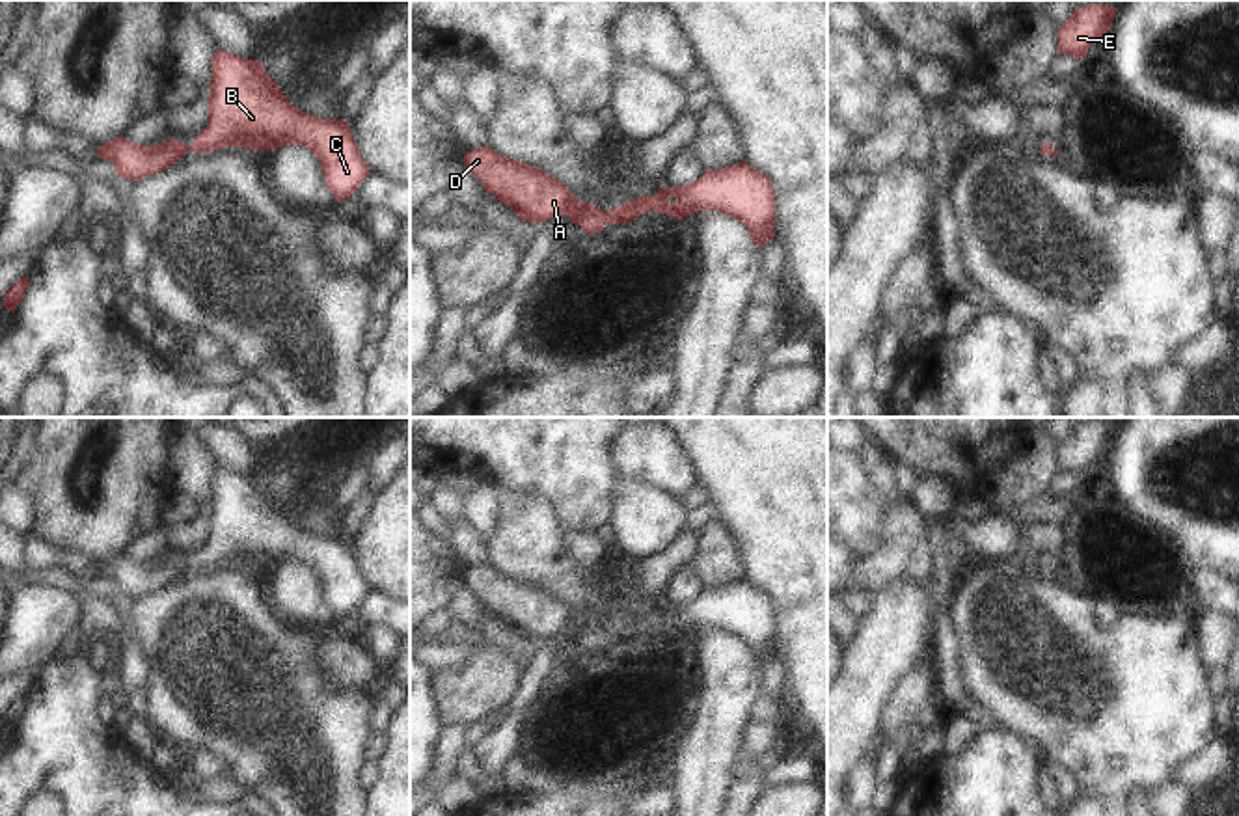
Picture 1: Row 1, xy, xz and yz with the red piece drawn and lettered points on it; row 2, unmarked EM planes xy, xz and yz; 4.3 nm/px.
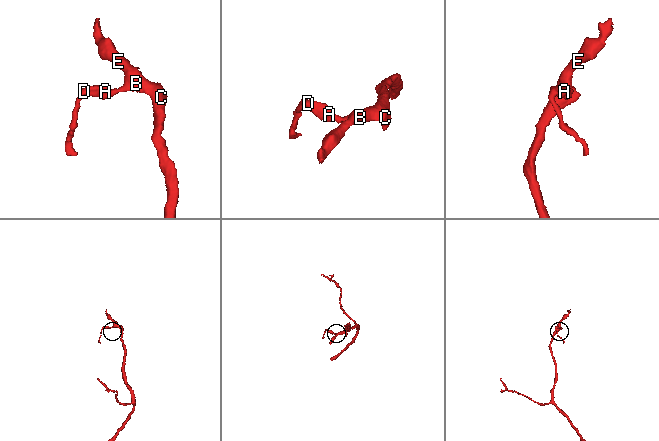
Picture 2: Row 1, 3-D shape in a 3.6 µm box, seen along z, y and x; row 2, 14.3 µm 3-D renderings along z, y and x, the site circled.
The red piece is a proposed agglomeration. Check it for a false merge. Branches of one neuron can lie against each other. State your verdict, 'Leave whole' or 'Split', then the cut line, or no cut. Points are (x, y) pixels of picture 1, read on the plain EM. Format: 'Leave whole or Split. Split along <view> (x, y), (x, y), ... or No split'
Leave whole. No split.

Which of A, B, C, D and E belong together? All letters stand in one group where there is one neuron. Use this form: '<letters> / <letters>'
A B C D E

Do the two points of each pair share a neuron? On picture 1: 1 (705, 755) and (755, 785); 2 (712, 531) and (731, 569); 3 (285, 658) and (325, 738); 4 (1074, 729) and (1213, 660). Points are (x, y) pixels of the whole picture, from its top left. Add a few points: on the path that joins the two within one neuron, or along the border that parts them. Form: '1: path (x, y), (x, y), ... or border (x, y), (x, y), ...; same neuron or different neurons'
1: border (733, 777), (725, 796); different neurons
2: path (714, 541), (721, 559); same neuron
3: path (285, 679), (285, 699), (304, 718); same neuron
4: border (1195, 623), (1197, 652), (1211, 671); different neurons

